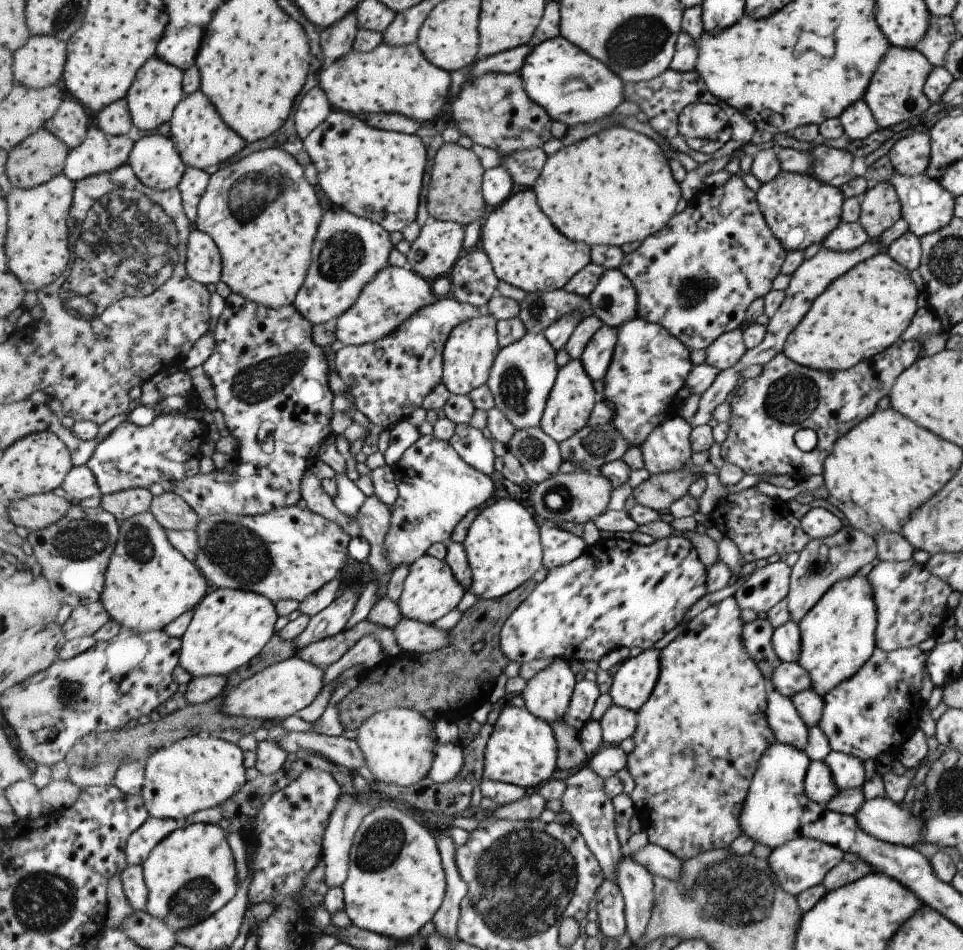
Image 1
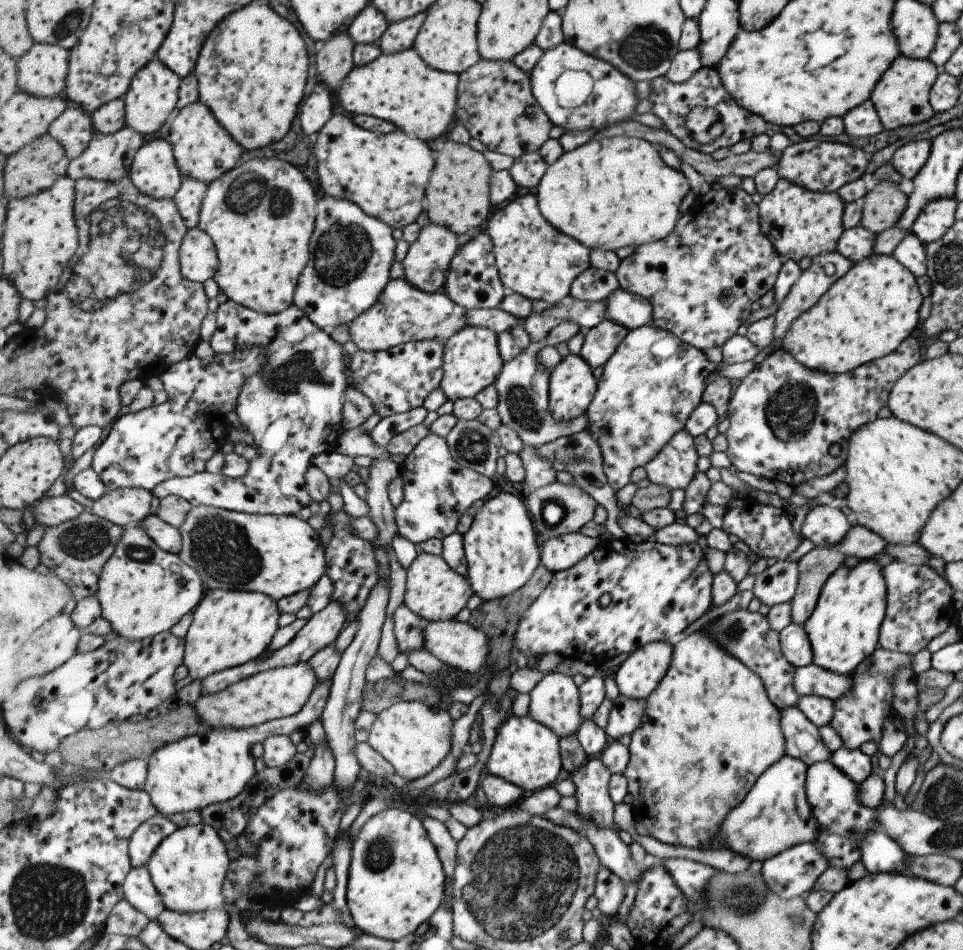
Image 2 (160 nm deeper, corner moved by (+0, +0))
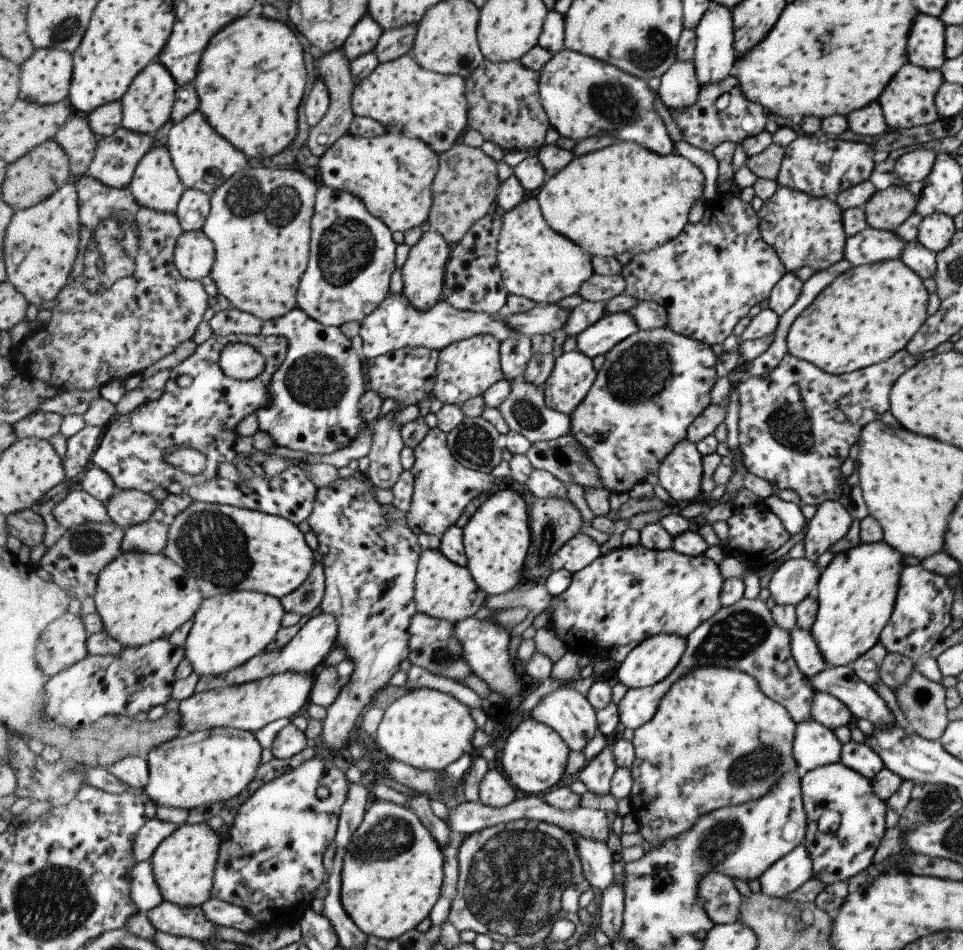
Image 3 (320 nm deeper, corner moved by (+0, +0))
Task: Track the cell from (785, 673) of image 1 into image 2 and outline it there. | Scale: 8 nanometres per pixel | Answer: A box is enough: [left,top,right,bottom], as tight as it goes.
[793,662,854,701]

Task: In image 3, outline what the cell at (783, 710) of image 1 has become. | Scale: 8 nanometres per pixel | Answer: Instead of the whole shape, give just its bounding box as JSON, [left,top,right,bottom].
[792,720,841,777]

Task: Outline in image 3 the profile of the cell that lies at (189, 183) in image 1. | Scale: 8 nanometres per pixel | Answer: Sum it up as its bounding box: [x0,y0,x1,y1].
[177,189,211,231]

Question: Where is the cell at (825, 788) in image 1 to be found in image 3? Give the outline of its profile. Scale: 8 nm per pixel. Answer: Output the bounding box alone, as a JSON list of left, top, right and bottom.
[800,761,886,885]

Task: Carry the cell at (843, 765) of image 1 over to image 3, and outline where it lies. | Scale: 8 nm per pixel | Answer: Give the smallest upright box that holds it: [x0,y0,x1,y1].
[839,740,884,780]

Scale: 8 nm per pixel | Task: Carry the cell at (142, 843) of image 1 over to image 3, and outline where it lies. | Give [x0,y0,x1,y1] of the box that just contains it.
[134,817,179,861]

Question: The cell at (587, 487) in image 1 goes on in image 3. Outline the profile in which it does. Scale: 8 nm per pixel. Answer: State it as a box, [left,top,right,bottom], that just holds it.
[524,498,585,586]

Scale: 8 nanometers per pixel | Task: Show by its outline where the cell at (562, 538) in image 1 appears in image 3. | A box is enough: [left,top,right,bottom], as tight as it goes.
[552,532,602,574]

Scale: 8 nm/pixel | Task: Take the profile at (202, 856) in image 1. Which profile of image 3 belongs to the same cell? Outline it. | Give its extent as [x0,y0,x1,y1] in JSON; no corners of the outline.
[151,823,222,907]

